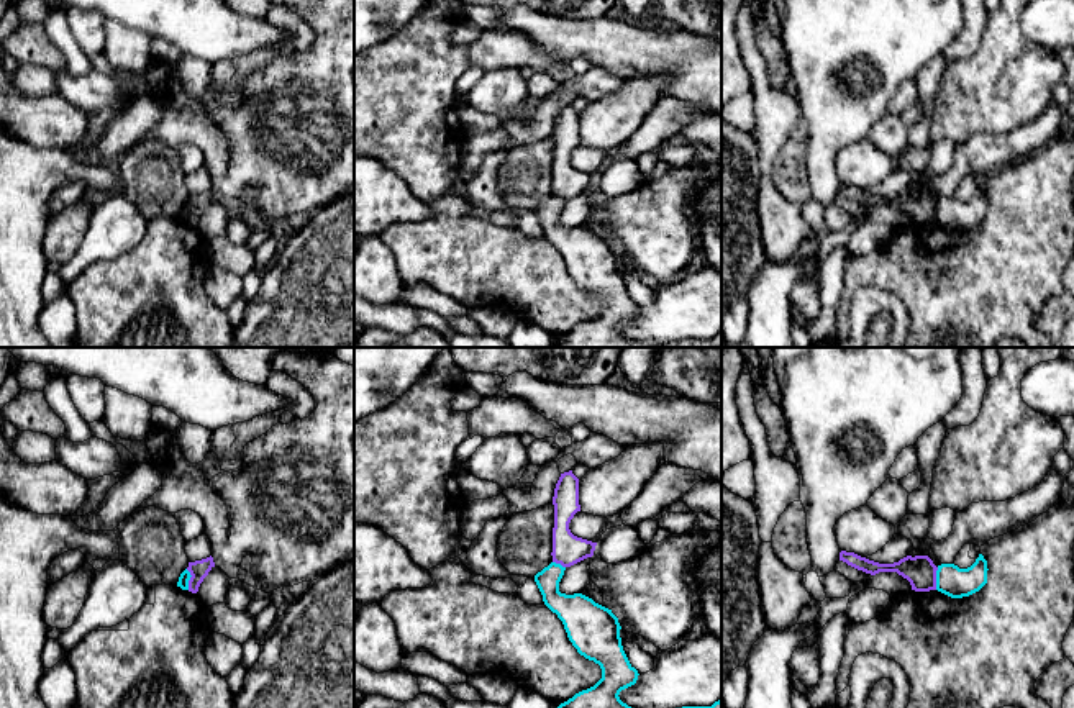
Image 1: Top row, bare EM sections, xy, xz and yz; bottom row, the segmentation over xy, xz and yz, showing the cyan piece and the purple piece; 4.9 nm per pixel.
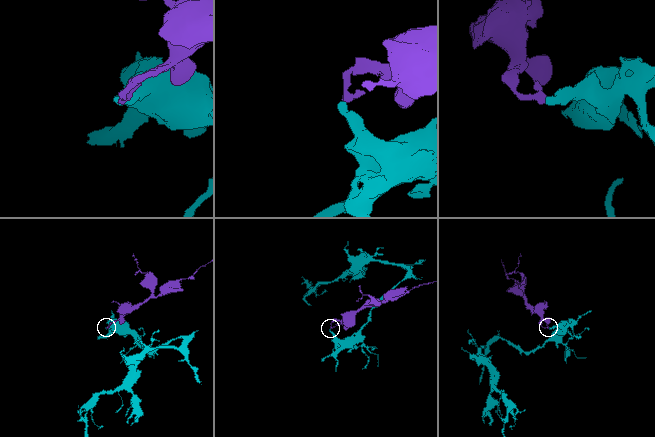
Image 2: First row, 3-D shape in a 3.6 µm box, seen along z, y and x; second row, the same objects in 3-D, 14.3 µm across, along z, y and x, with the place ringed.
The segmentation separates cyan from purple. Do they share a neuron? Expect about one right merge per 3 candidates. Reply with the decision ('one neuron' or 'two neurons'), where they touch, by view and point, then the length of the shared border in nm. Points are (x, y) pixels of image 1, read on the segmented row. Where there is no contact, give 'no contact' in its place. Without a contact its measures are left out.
two neurons | yz (937, 579) | 110 nm

